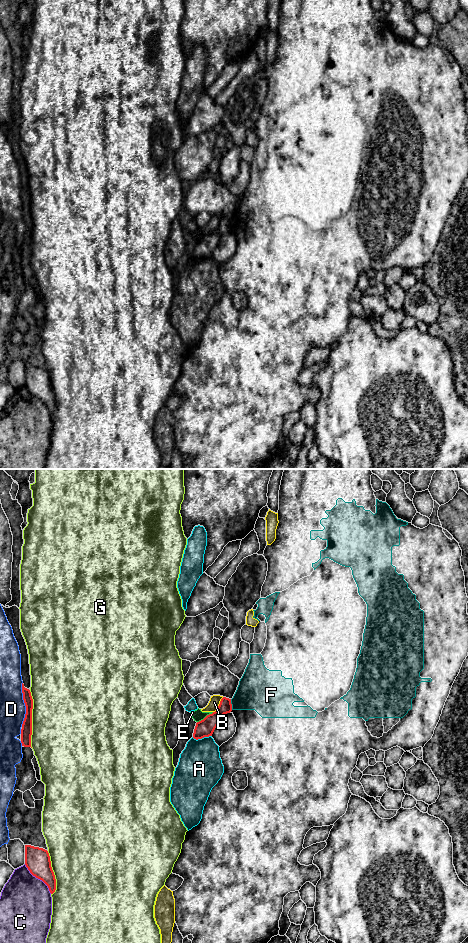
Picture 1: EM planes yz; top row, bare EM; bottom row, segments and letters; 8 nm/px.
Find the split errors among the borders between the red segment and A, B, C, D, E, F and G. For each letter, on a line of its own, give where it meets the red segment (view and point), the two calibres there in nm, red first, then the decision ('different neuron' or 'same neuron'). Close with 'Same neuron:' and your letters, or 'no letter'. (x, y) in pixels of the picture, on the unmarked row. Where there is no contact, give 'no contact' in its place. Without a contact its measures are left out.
A: yz (201, 258) | 140/360 nm | different neuron
B: yz (219, 225) | 140/90 nm | different neuron
C: yz (38, 398) | 200/420 nm | different neuron
D: yz (25, 224) | 90/200 nm | different neuron
E: yz (206, 236) | 140/90 nm | different neuron
F: yz (231, 224) | 120/320 nm | different neuron
G: yz (31, 239) | 90/500 nm | different neuron
Same neuron: no letter

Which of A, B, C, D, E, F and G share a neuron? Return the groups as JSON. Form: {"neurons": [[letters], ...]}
{"neurons": [["A"], ["B", "C"], ["D"], ["E"], ["F"], ["G"]]}

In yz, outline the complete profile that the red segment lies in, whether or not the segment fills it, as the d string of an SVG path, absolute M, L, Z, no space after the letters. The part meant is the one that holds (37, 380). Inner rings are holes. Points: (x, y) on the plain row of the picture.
M25 365L25 385L33 396L48 406L51 414L55 412L56 399L47 370Z

